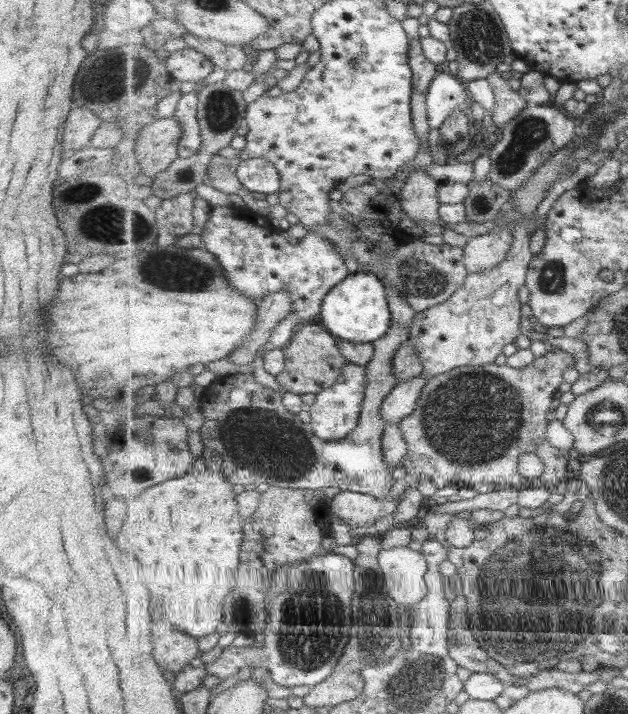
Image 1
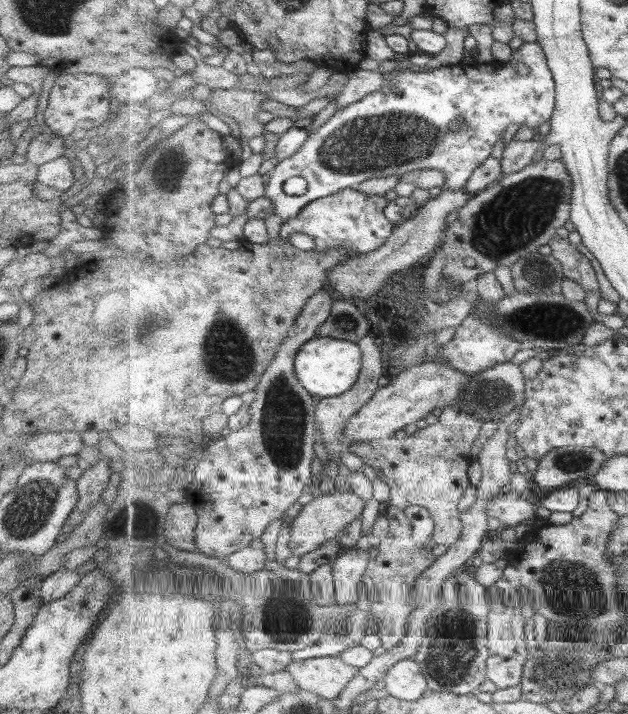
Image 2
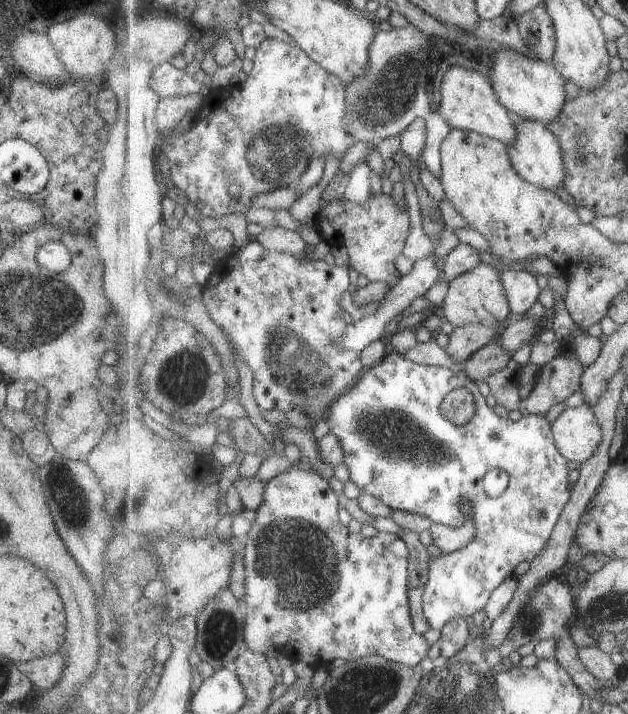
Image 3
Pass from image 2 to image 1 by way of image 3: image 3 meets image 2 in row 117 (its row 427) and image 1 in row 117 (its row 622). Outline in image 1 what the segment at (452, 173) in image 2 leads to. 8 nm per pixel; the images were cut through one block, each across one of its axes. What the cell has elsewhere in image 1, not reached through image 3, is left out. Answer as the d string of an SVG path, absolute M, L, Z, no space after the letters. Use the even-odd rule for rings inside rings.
M442 68L433 80L428 94L428 116L431 127L440 128L459 108L469 113L473 103L467 83Z

